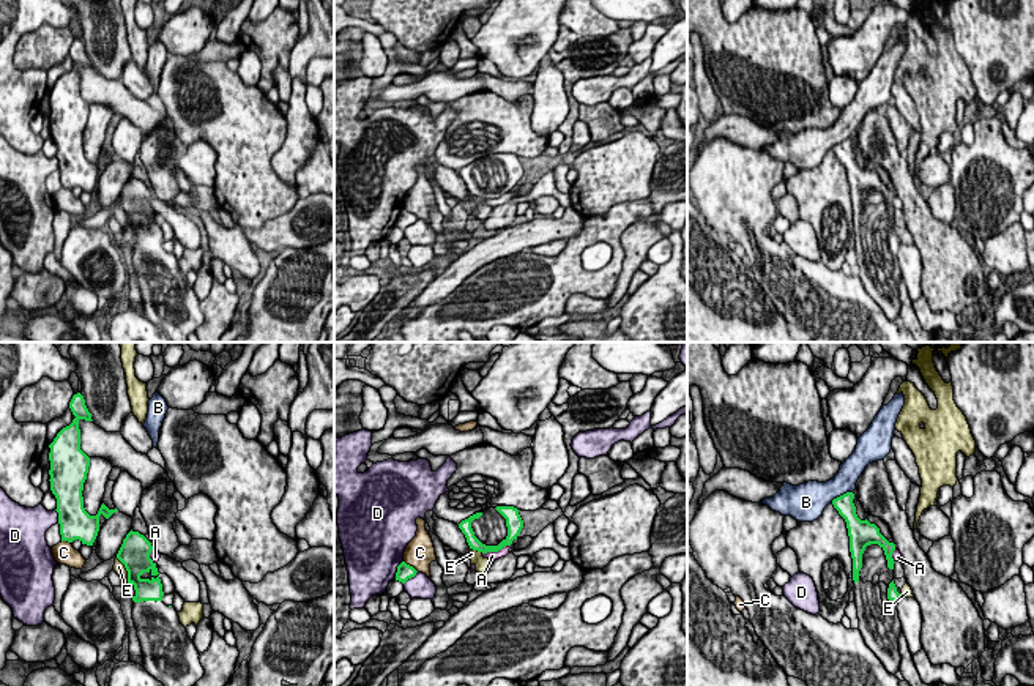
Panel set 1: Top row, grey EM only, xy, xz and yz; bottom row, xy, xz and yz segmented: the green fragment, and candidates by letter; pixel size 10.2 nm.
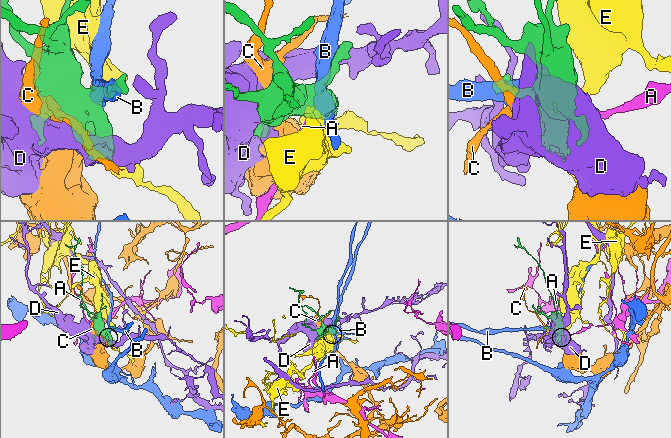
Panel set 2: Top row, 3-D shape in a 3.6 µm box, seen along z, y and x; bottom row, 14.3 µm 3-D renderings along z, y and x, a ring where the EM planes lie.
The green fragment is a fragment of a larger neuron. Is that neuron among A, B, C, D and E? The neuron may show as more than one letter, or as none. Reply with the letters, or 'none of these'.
none of these

